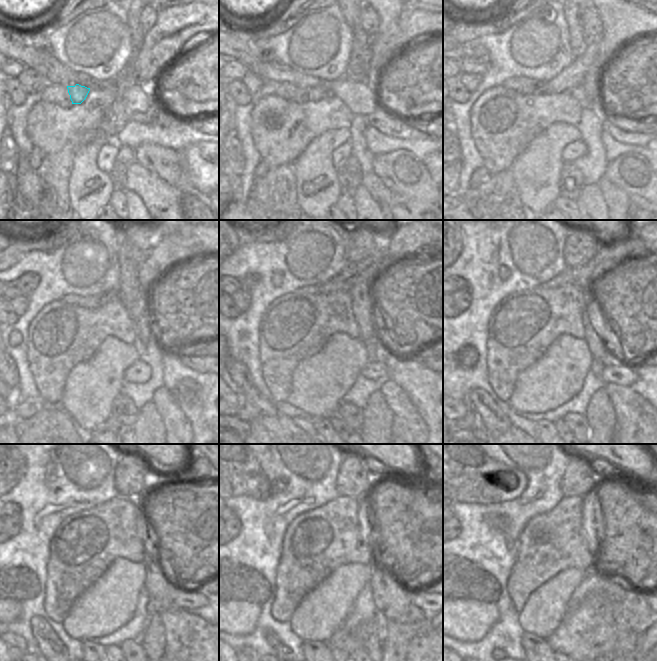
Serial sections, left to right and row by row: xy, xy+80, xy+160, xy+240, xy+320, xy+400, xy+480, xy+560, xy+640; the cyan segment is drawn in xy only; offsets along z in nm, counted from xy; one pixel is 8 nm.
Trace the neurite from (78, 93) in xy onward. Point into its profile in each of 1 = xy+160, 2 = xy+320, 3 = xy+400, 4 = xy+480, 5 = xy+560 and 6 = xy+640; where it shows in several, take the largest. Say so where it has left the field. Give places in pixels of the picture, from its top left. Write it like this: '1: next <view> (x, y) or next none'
1: next xy+160 (572, 76)
2: next xy+320 (406, 240)
3: next xy+400 (646, 240)
4: next none
5: next none
6: next none

